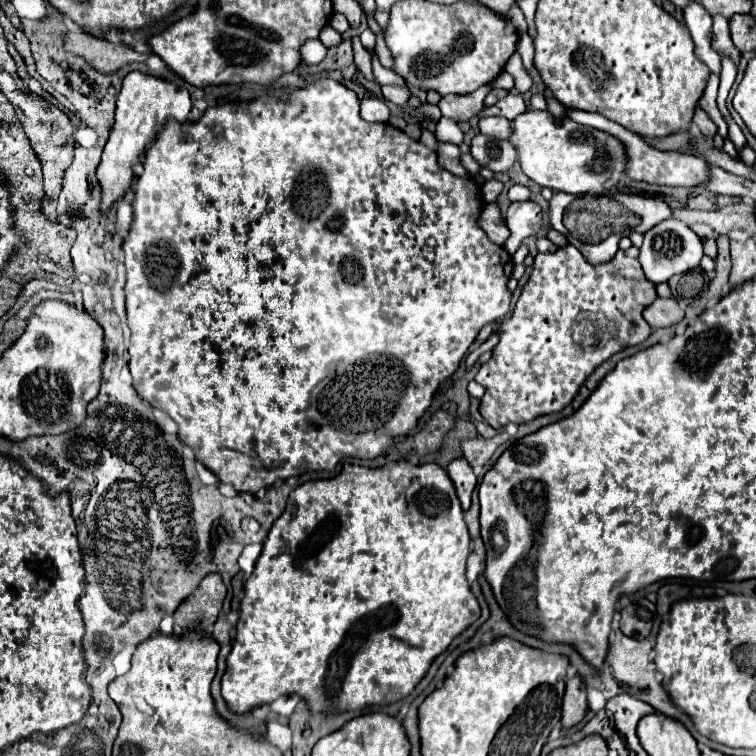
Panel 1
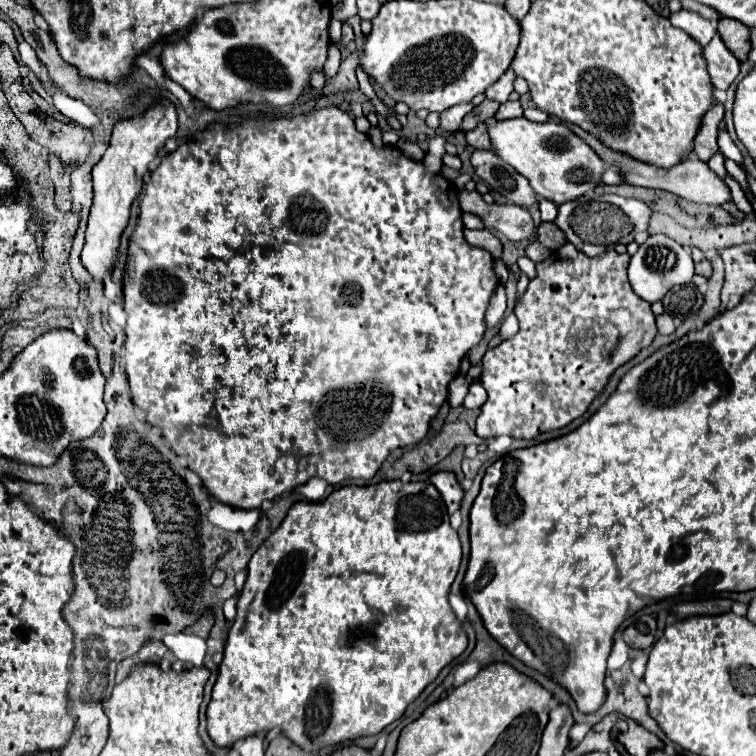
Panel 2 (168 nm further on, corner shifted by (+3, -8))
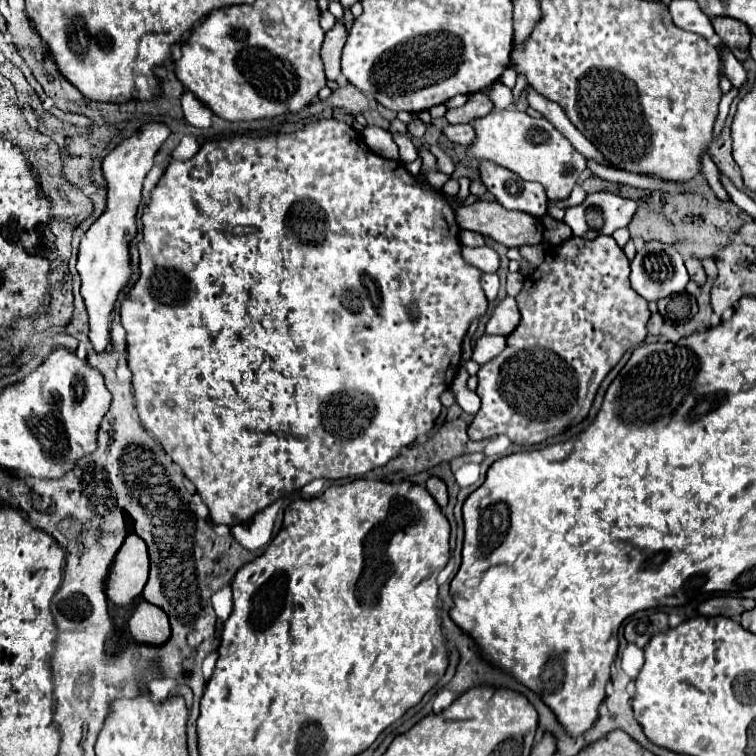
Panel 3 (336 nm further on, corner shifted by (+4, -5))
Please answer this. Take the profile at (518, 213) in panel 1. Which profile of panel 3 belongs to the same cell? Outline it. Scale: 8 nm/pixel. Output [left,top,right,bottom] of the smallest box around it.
[457,201,543,247]

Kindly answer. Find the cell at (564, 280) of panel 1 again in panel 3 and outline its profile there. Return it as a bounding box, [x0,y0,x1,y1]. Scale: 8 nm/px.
[467,237,651,445]

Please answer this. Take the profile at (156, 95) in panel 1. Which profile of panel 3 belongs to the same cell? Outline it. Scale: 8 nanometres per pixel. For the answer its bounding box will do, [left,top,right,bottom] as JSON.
[77,121,169,351]

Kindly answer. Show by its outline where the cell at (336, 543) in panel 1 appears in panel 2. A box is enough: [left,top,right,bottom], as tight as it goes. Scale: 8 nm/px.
[206,482,468,754]

